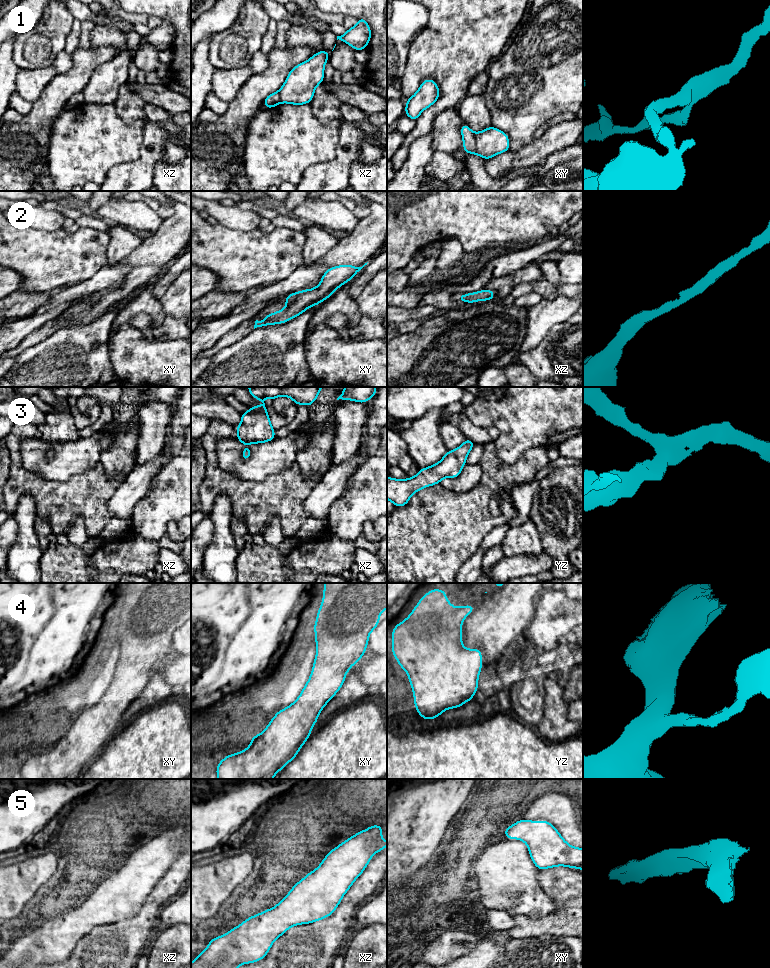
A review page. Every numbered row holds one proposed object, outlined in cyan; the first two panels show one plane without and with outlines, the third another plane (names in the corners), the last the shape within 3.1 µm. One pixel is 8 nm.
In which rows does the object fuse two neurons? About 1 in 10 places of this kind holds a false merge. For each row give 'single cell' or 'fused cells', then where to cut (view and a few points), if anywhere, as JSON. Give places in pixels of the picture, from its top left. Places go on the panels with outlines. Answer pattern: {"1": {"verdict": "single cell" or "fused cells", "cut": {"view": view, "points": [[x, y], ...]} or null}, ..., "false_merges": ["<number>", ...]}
{"1": {"verdict": "fused cells", "cut": {"view": "xy", "points": [[474, 134], [476, 152]]}}, "2": {"verdict": "single cell", "cut": null}, "3": {"verdict": "single cell", "cut": null}, "4": {"verdict": "single cell", "cut": null}, "5": {"verdict": "single cell", "cut": null}, "false_merges": ["1"]}

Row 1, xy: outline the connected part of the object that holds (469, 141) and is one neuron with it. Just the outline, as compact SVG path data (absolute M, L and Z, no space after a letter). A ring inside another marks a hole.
M465 123L461 125L461 136L463 138L463 150L467 154L475 154L476 153L475 133Z

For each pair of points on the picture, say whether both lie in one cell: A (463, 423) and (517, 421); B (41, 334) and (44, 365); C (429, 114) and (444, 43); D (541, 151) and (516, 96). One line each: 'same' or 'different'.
A: different
B: different
C: same
D: different

